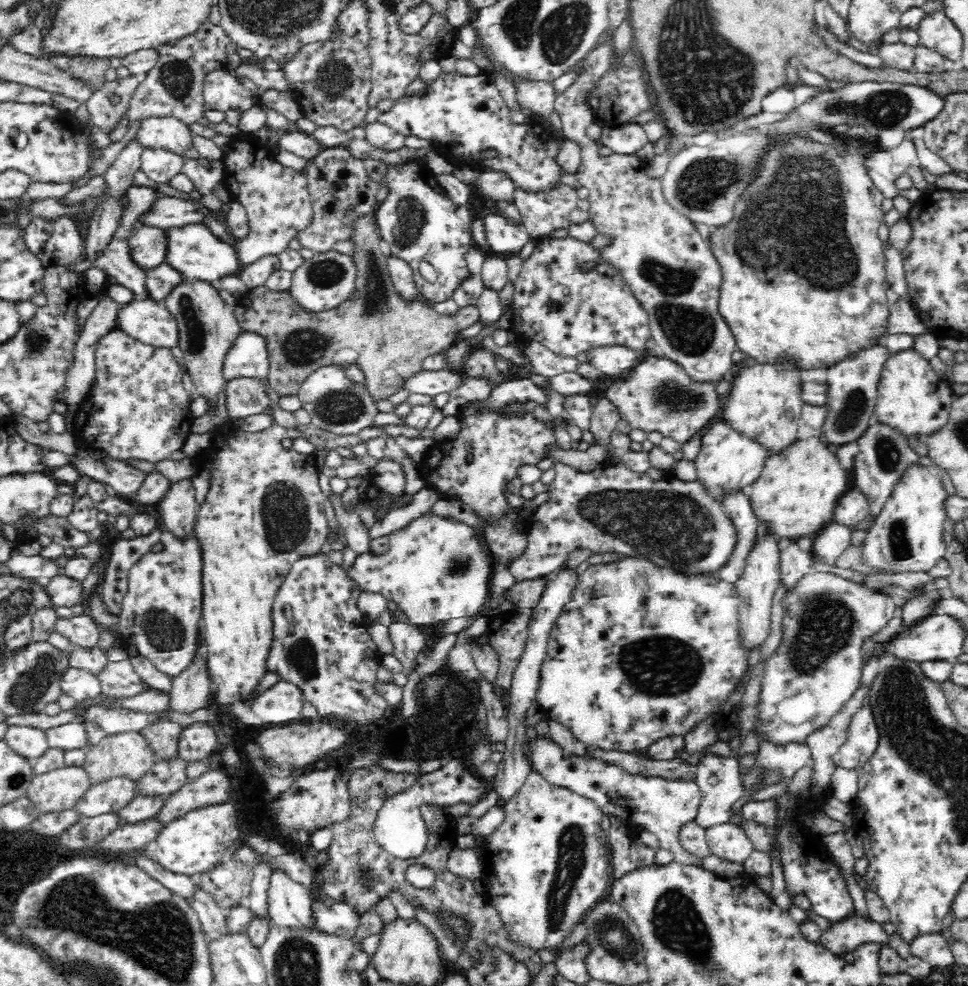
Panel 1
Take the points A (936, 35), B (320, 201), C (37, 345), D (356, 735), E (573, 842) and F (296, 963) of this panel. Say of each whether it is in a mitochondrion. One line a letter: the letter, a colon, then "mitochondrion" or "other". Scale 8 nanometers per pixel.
A: other
B: other
C: mitochondrion
D: other
E: mitochondrion
F: mitochondrion

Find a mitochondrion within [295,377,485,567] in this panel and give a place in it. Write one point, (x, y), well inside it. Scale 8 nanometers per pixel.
(342, 406)

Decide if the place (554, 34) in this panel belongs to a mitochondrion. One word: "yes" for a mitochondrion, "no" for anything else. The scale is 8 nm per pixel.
yes

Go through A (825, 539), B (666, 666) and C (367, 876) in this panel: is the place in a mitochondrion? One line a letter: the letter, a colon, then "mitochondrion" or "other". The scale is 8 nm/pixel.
A: other
B: mitochondrion
C: mitochondrion

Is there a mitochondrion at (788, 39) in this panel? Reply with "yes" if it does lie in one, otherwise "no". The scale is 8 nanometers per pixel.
no

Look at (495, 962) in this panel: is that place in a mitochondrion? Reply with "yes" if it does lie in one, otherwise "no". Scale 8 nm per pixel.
yes

